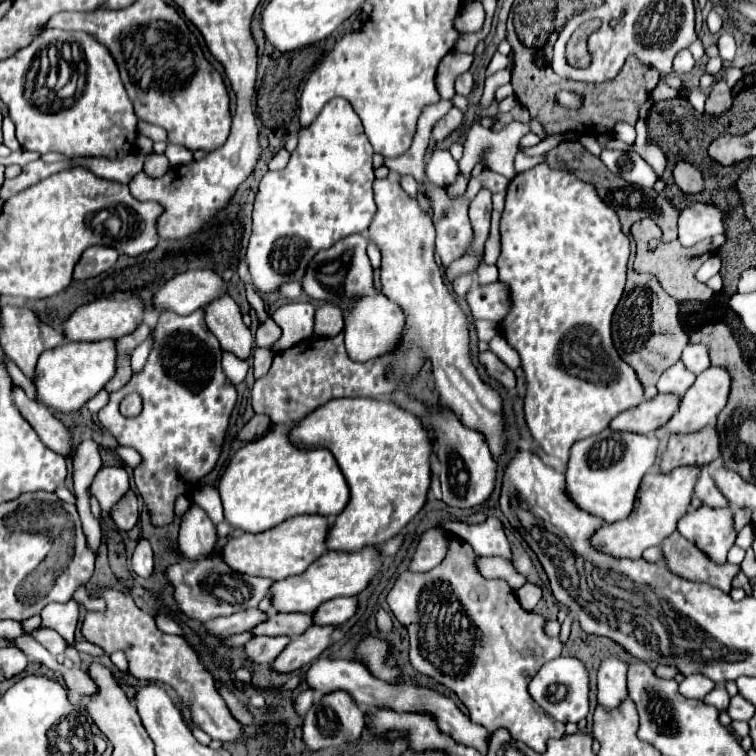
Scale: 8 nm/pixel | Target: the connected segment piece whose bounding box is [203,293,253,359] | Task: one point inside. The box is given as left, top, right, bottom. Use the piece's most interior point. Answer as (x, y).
(223, 318)

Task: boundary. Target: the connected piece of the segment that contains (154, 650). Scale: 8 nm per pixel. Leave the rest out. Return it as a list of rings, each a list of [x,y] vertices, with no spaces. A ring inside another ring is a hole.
[[[103,589],[97,593],[97,597],[103,597],[107,601],[107,611],[87,613],[83,623],[83,635],[87,641],[103,647],[107,655],[115,651],[123,651],[129,661],[129,673],[133,677],[153,681],[153,683],[165,683],[173,687],[181,695],[183,703],[187,705],[193,725],[203,729],[211,739],[219,739],[223,743],[245,739],[243,727],[233,719],[223,697],[217,693],[213,677],[203,669],[203,665],[197,661],[197,655],[183,641],[183,637],[167,635],[159,631],[155,619],[143,613],[135,605],[131,595],[125,595],[117,589]]]

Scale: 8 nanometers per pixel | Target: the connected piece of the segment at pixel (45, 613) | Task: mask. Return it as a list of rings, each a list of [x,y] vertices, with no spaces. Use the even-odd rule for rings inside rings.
[[[71,599],[67,603],[49,603],[41,611],[41,619],[43,619],[41,621],[43,627],[55,629],[67,641],[69,647],[67,647],[65,655],[75,665],[80,666],[79,654],[73,647],[73,643],[75,643],[75,629],[77,629],[77,623],[79,623],[79,601]]]

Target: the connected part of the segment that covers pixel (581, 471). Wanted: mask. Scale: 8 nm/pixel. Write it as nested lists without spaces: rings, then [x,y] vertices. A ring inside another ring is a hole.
[[[605,429],[599,435],[591,435],[583,441],[577,441],[571,447],[571,457],[565,473],[565,493],[581,509],[587,511],[605,523],[615,523],[625,519],[633,511],[635,493],[641,483],[641,477],[655,465],[657,459],[655,437],[619,433]]]

